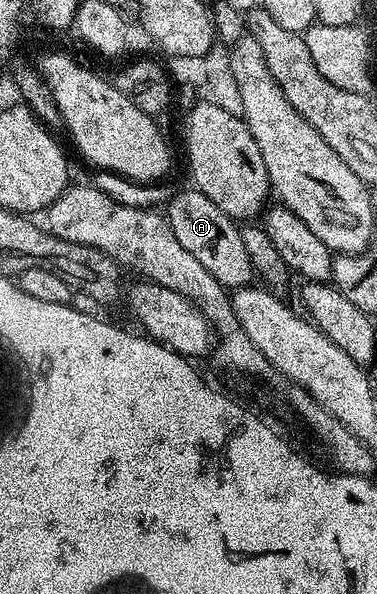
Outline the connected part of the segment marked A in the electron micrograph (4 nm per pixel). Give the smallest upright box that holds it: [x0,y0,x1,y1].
[164,188,255,288]

